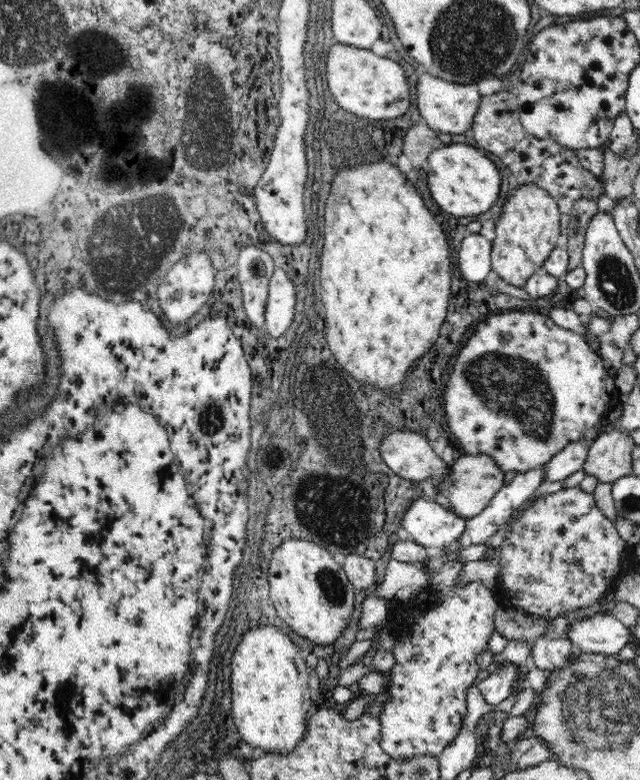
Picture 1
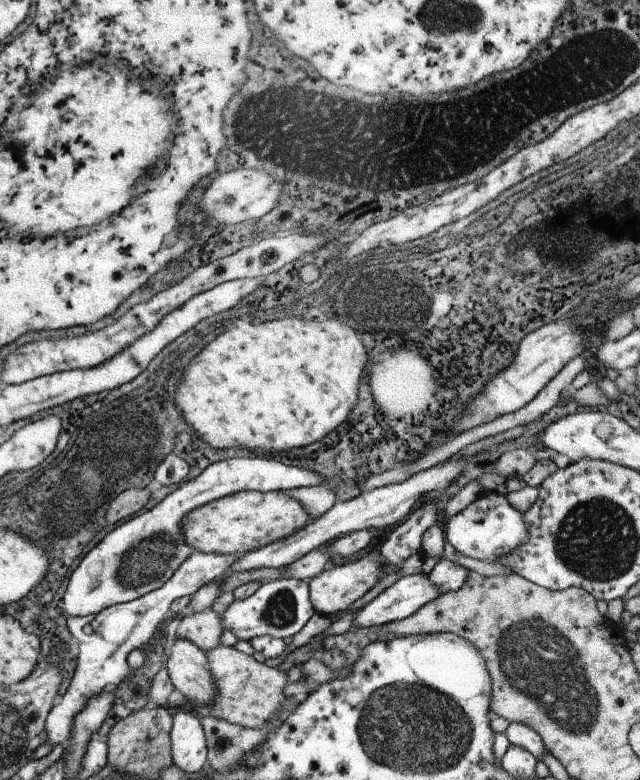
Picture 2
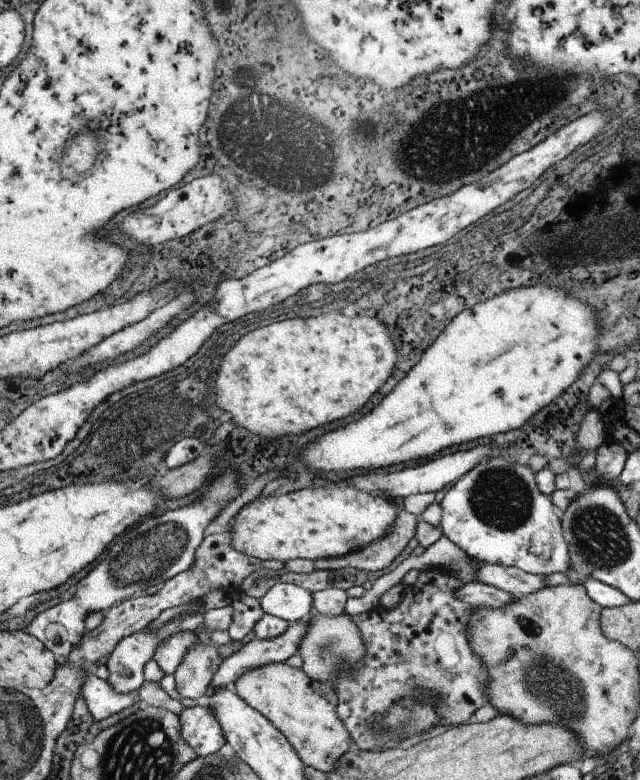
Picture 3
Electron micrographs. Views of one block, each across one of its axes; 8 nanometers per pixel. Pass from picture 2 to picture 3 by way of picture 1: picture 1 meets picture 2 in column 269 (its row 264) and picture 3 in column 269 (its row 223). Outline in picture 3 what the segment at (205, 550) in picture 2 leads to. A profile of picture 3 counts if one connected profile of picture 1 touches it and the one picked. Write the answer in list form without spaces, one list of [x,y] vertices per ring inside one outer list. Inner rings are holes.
[[[339,482],[317,490],[297,490],[285,496],[259,498],[243,506],[233,522],[231,546],[263,562],[327,560],[357,552],[381,540],[397,518],[393,500]]]

